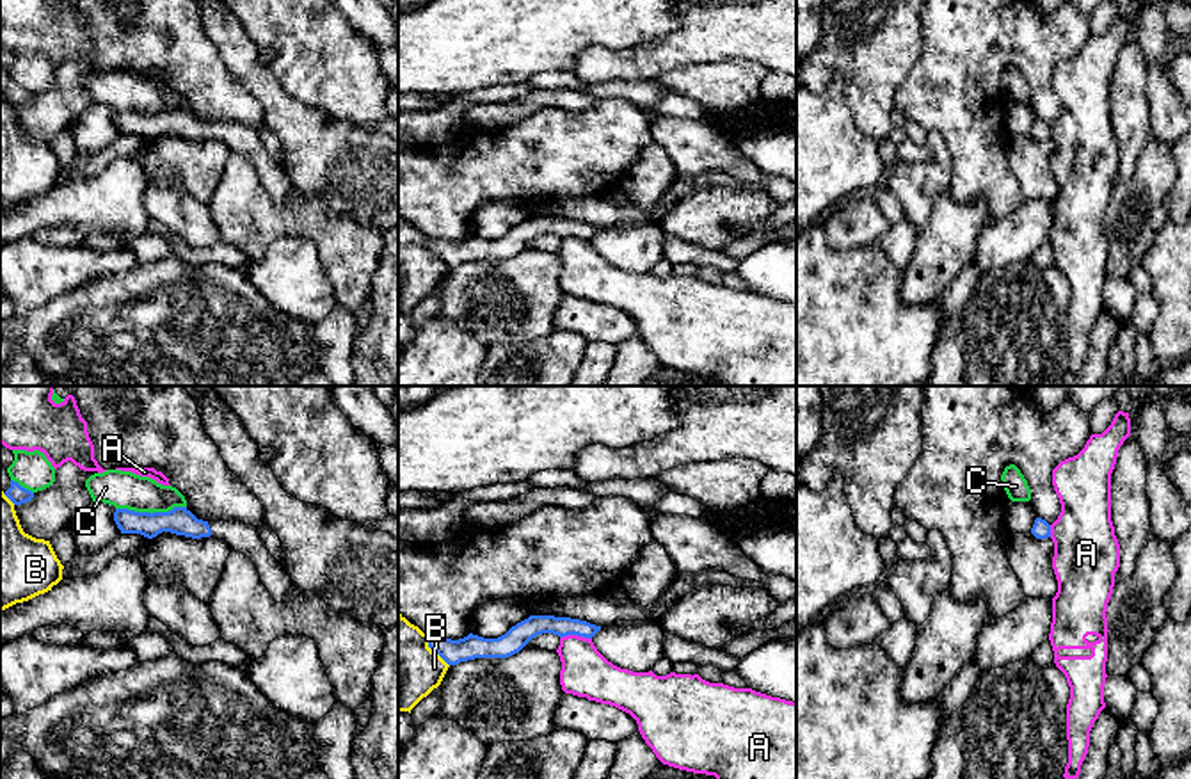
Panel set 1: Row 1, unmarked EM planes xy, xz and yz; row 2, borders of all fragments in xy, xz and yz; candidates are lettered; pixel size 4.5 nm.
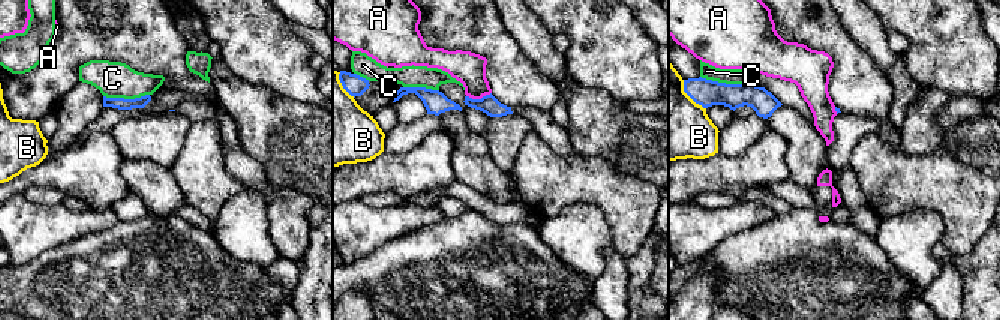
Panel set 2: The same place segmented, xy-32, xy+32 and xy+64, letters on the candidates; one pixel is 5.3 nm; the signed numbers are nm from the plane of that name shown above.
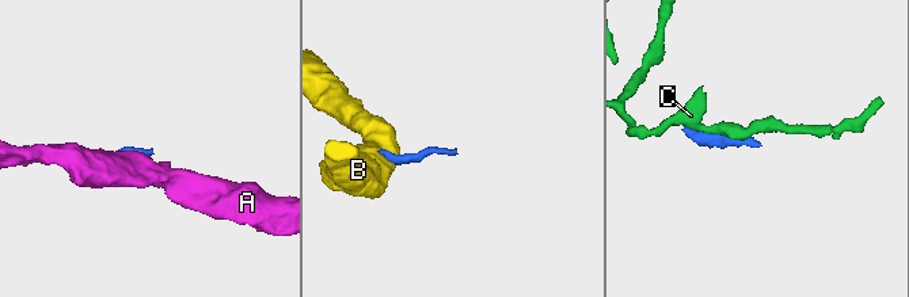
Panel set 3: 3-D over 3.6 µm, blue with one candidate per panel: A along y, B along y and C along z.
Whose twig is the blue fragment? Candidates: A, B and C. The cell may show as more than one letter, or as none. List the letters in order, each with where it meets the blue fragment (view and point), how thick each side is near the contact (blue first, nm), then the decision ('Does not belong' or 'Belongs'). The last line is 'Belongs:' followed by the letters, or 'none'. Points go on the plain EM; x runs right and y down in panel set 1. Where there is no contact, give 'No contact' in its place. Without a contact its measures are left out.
A: Touches blue at xz (575, 235). Thickness 100 nm (blue) against 220 nm. Does not belong
B: Touches blue at xz (434, 253). Thickness 110 nm (blue) against 340 nm. Does not belong
C: Touches blue at xy (150, 114). Thickness 120 nm (blue) against 170 nm. Does not belong
Belongs: none

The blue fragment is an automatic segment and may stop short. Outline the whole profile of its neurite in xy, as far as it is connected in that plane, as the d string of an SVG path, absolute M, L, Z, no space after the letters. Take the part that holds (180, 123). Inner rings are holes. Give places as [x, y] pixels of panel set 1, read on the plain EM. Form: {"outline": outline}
{"outline": "M174 108L169 114L135 114L116 110L114 123L121 135L140 135L148 141L162 133L185 137L192 141L217 139L226 142L231 151L247 157L277 205L290 205L300 197L283 167L263 148L258 128L242 123L203 123L197 121L188 108Z"}

